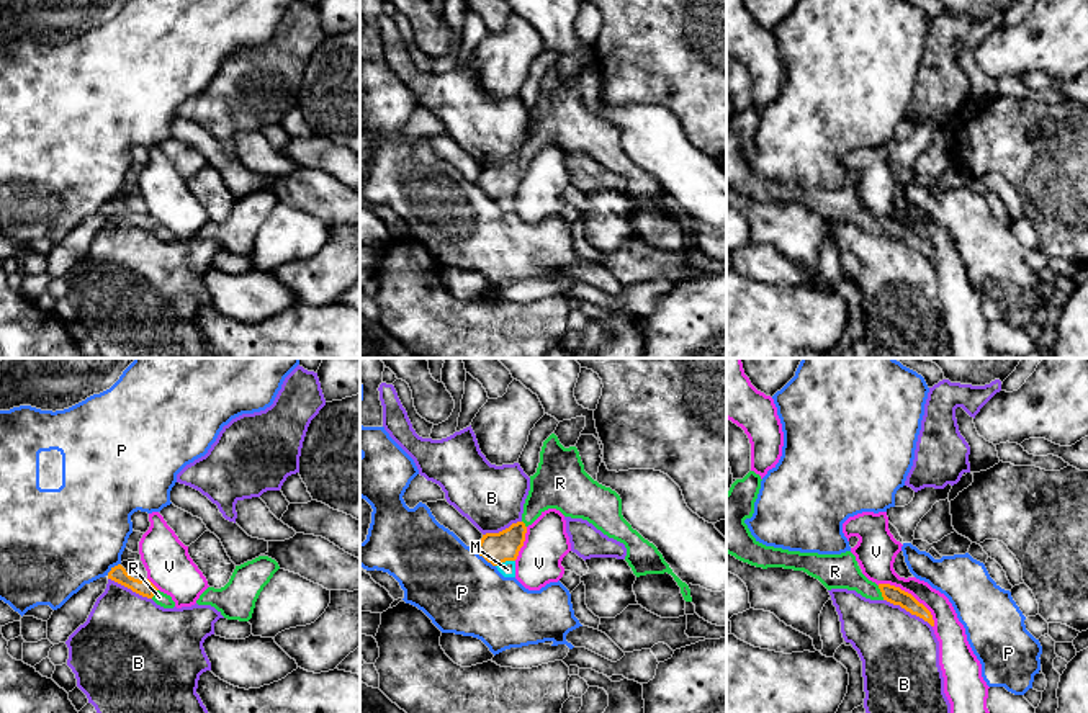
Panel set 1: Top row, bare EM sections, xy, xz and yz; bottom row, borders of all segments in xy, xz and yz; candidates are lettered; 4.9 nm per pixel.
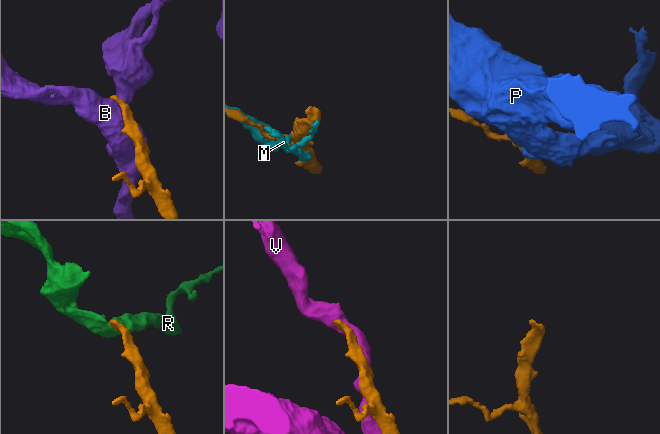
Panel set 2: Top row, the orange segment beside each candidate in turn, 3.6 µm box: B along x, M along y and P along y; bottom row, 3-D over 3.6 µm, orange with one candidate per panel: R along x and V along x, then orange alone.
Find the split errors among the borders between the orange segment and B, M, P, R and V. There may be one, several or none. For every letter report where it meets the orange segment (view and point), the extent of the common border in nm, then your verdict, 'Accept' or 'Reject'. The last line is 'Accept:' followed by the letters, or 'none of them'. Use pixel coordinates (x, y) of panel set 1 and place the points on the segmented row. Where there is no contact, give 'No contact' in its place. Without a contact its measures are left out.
B: Touches orange at yz (908, 610). Shared border 280 nm. Reject
M: Touches orange at xz (504, 561). Shared border 100 nm. Reject
P: Touches orange at xz (485, 558). Shared border 140 nm. Reject
R: Touches orange at yz (881, 591). Shared border 80 nm. Accept
V: Touches orange at yz (910, 594). Shared border 360 nm. Reject
Accept: R

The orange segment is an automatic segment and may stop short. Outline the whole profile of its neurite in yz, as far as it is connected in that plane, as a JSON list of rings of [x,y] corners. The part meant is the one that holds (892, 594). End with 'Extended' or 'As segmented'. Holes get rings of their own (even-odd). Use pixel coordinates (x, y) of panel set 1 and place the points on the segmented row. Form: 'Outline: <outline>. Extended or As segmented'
Outline: [[[749,471],[736,479],[726,492],[726,553],[756,567],[784,567],[803,571],[818,579],[828,590],[856,590],[870,600],[887,600],[900,605],[934,626],[931,612],[911,594],[890,584],[875,584],[859,569],[851,551],[841,554],[800,553],[759,543],[744,523],[754,513],[754,502],[761,489],[761,476]]]. Extended

